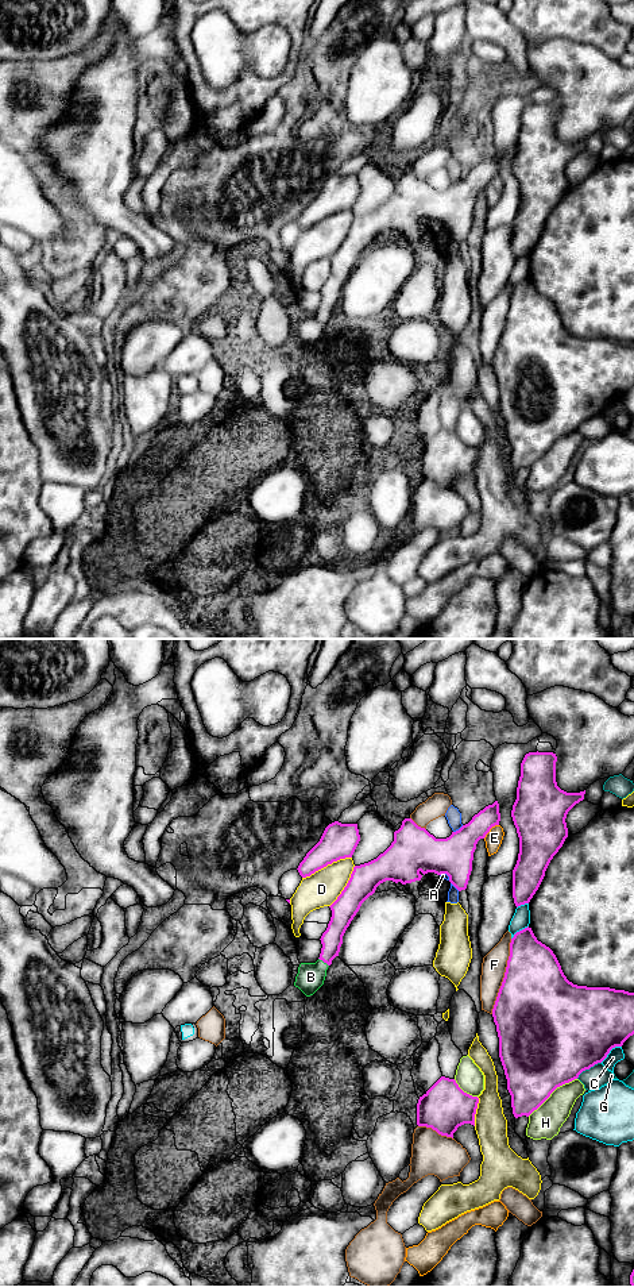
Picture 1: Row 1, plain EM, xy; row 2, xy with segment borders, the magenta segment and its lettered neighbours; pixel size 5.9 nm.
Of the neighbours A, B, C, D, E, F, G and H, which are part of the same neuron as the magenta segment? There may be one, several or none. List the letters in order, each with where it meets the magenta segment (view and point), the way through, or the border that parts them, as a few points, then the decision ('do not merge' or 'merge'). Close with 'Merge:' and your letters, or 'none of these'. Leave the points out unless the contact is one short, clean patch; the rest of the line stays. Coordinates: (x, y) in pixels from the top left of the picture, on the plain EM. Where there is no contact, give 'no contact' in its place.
A: contact xy (459, 181); do not merge
B: contact xy (324, 313); way xy (332, 291), (331, 301), (324, 313), (310, 328); merge
C: contact xy (610, 401); do not merge
D: contact xy (327, 216); do not merge
E: contact xy (490, 180); do not merge
F: contact xy (505, 328); do not merge
G: contact xy (588, 420); do not merge
H: contact xy (552, 443); do not merge
Merge: B

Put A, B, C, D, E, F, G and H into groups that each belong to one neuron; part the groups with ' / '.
A / B / C / D / E / F / G / H

